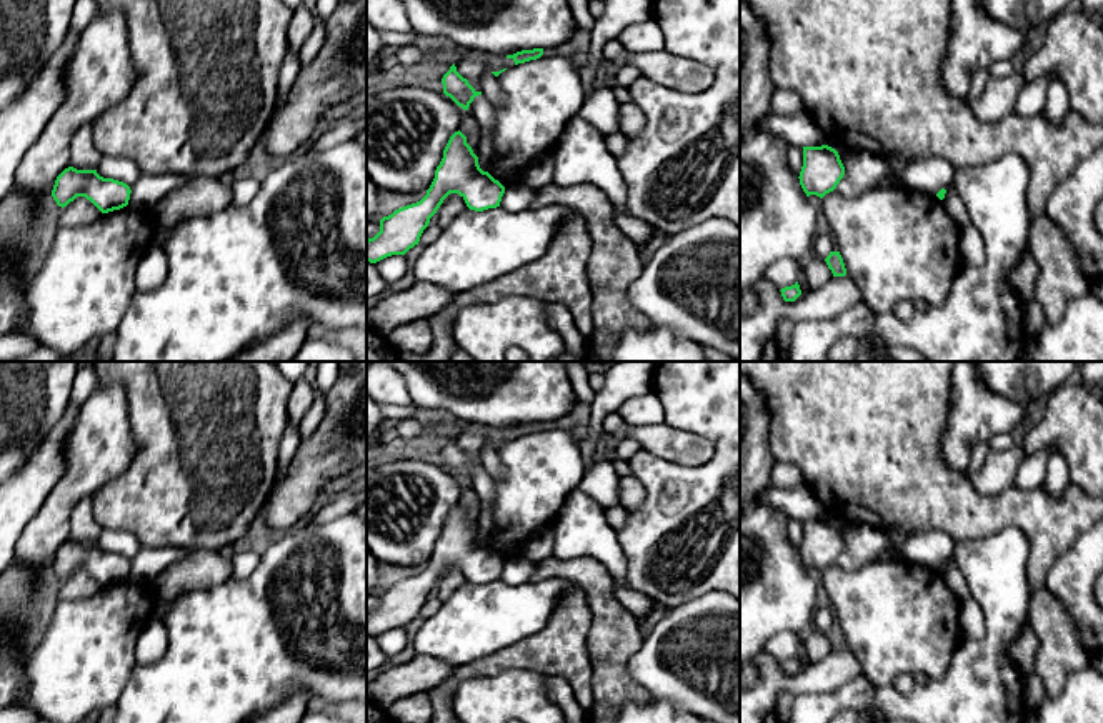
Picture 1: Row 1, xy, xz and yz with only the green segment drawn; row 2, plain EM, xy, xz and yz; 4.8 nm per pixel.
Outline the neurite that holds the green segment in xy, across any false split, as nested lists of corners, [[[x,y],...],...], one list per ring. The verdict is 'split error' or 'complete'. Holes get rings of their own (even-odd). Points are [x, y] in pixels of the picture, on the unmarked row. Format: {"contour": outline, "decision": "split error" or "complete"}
{"contour": [[[65,541],[55,553],[52,570],[58,580],[67,580],[77,570],[90,573],[102,586],[128,578],[130,560],[113,551],[103,551],[97,543]]], "decision": "complete"}

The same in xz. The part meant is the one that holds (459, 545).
{"contour": [[[455,505],[445,523],[427,568],[380,593],[380,605],[367,613],[367,635],[405,628],[418,618],[430,591],[450,566],[458,566],[475,585],[500,580],[505,560],[478,538],[467,510]]], "decision": "complete"}

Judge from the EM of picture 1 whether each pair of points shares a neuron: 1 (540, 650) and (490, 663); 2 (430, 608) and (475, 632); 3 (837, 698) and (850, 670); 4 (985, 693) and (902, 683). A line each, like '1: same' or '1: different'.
1: same
2: different
3: different
4: different

